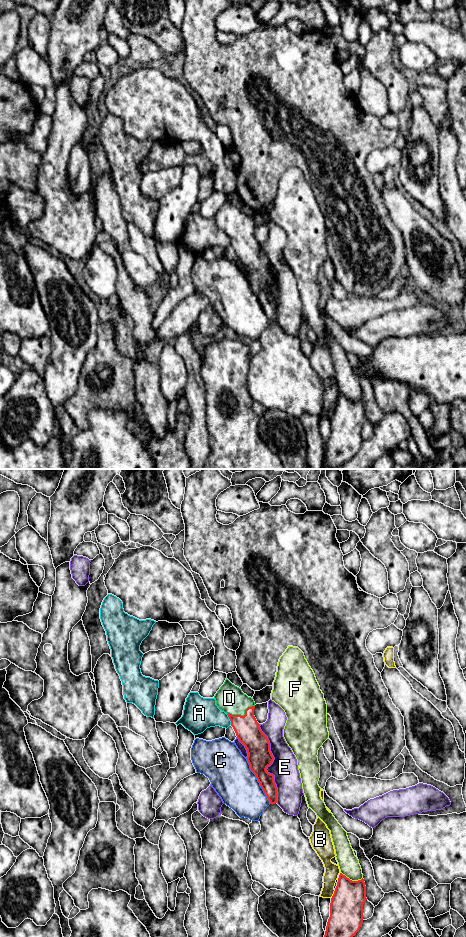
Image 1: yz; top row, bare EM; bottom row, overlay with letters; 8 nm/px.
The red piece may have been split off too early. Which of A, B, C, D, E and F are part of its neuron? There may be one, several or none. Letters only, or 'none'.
D

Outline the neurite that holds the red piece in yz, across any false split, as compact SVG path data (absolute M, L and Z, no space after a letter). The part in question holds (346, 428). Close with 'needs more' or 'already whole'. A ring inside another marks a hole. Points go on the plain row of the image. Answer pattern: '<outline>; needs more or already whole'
M340 393L331 418L323 465L337 469L356 455L363 443L363 424L366 420L364 399L352 401Z; already whole

